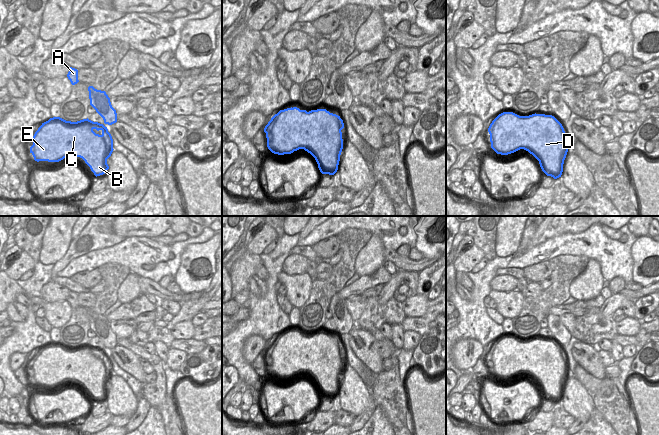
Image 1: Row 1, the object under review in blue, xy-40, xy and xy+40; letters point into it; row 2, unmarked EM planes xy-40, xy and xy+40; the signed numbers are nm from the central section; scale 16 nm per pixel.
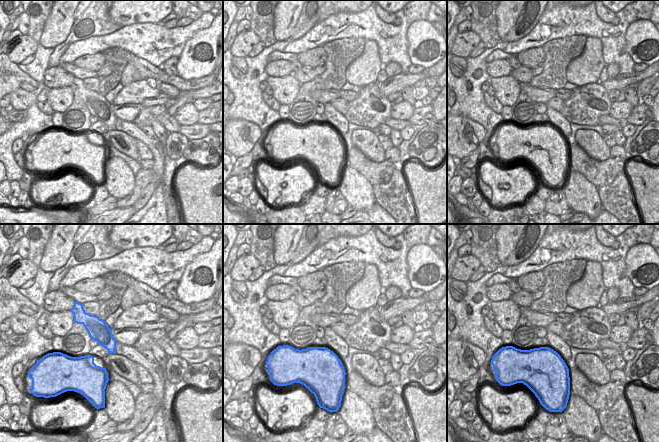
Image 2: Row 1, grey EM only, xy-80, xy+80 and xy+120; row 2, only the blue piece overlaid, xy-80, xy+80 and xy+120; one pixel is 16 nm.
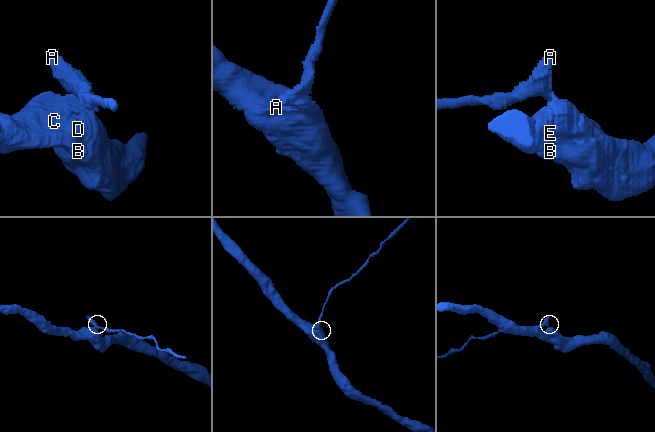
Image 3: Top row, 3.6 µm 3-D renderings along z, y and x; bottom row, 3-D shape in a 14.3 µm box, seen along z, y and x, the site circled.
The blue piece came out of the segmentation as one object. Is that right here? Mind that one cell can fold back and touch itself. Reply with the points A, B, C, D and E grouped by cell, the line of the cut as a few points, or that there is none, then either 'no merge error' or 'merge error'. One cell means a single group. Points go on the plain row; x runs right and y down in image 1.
A / B C D E; cut in xy along (316, 334), (318, 341), (326, 341), (332, 337); merge error

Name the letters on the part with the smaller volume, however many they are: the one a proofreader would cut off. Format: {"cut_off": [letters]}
{"cut_off": ["A"]}

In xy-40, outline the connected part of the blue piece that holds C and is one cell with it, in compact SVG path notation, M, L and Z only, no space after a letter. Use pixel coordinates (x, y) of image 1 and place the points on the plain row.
M50 342L35 356L30 371L37 386L59 386L66 381L80 381L96 401L109 393L107 383L113 374L113 363L107 351L88 342L77 346Z

